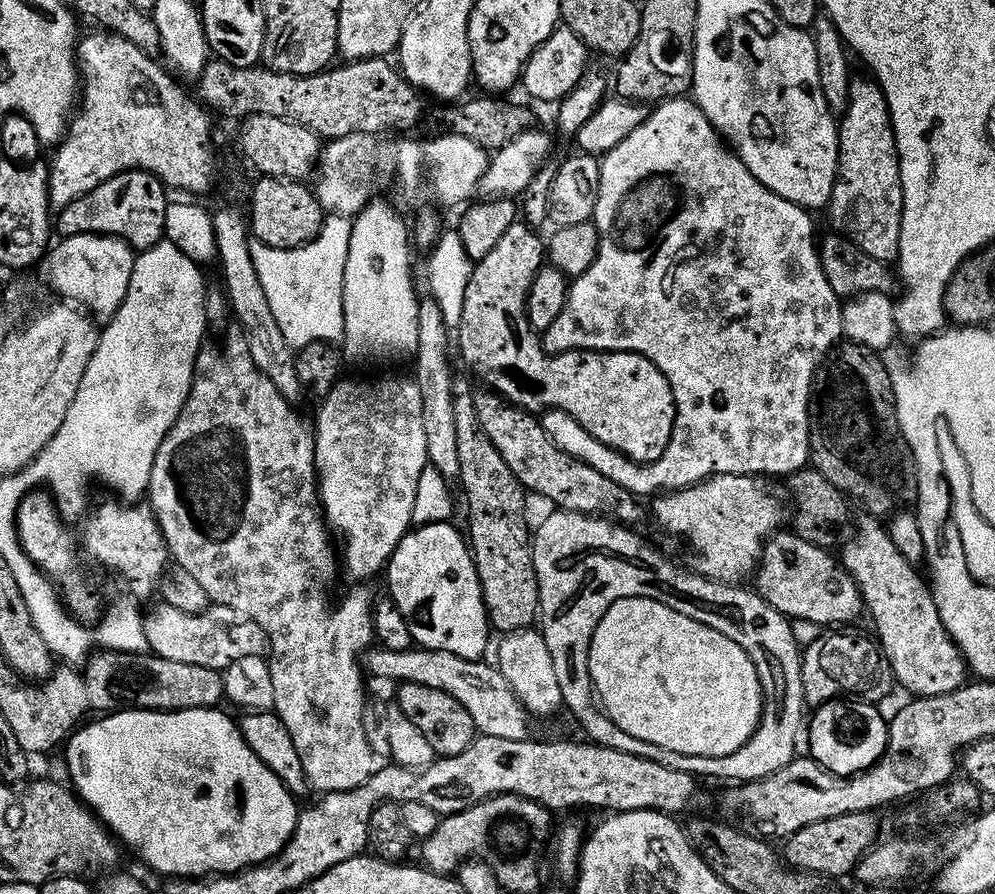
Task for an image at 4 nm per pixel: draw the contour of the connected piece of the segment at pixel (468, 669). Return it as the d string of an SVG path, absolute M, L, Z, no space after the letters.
M376 646L366 656L367 671L369 673L372 671L380 680L434 686L434 690L442 690L442 694L450 694L454 702L462 702L470 718L474 718L477 733L494 738L529 739L529 713L525 712L510 682L502 678L499 667L495 663L484 663L483 659L467 660L458 654L450 654L450 650L434 650L419 646L413 646L401 652Z

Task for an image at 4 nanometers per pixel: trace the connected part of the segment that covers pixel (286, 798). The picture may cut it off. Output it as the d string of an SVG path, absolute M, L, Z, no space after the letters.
M128 706L123 710L125 712L109 711L96 718L93 724L85 723L83 726L77 727L69 735L63 752L65 751L64 760L68 763L68 776L72 779L71 787L74 789L75 795L79 796L95 812L96 819L116 837L125 849L133 848L154 871L161 872L164 878L208 878L213 874L243 872L251 865L263 864L265 860L271 860L282 851L292 836L298 807L296 808L295 802L292 801L295 800L293 793L289 792L284 783L260 761L258 754L254 754L254 750L250 750L250 746L246 746L240 733L240 725L235 719L231 720L226 713L219 712L221 709L216 706L175 710L153 710Z

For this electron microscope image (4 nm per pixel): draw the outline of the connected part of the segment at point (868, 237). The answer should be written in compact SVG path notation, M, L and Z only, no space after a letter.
M853 79L848 95L846 110L839 117L840 153L836 163L836 181L832 196L828 199L826 212L832 215L832 224L839 235L845 236L858 250L870 254L878 262L891 265L899 261L898 238L902 222L902 182L900 181L900 159L896 149L896 139L892 133L892 119L888 113L888 103L875 79Z

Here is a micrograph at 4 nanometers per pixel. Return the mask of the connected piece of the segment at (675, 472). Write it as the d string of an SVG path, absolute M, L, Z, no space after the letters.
M669 98L663 102L657 103L655 107L649 111L648 117L646 117L637 128L630 130L630 134L626 134L626 138L622 138L622 142L618 142L618 146L614 146L609 152L603 153L603 155L599 157L599 161L600 177L598 178L598 196L594 202L590 221L591 224L596 227L596 233L598 234L596 257L594 258L594 262L590 262L590 266L586 266L586 270L581 276L575 277L575 279L569 283L566 306L562 306L562 314L558 314L558 318L554 318L554 322L550 322L550 326L542 334L542 343L545 352L549 354L569 352L575 348L589 348L595 352L637 352L646 358L650 358L650 362L654 362L654 366L658 366L658 370L662 370L662 374L666 374L666 382L670 382L670 390L674 394L674 402L676 403L674 430L672 431L670 442L662 454L662 458L658 458L654 464L636 464L634 461L628 460L622 453L617 452L615 448L607 448L605 444L598 442L598 438L591 436L578 421L567 416L565 412L548 410L543 413L542 421L546 434L548 434L554 443L564 450L566 454L570 454L574 458L586 462L586 466L594 466L594 470L598 470L598 474L606 474L606 478L610 478L610 482L618 482L618 486L622 486L633 494L641 494L640 492L652 492L651 494L656 494L661 490L688 488L691 484L697 484L700 480L706 480L709 476L717 476L718 474L738 474L739 476L761 476L764 478L769 478L768 476L785 476L785 478L788 478L799 472L801 468L809 463L808 402L812 398L812 381L816 379L816 373L820 365L823 364L825 356L836 347L844 330L842 314L840 313L842 300L841 297L834 294L834 290L830 290L830 282L826 282L826 274L822 274L822 262L820 261L820 253L818 251L818 236L812 233L812 220L808 217L811 216L809 209L798 206L794 202L790 202L786 198L774 194L774 190L762 186L762 182L758 182L758 178L754 178L754 174L750 174L750 170L740 161L735 152L726 146L720 133L712 127L712 123L706 118L704 111L699 108L695 100L691 98Z

